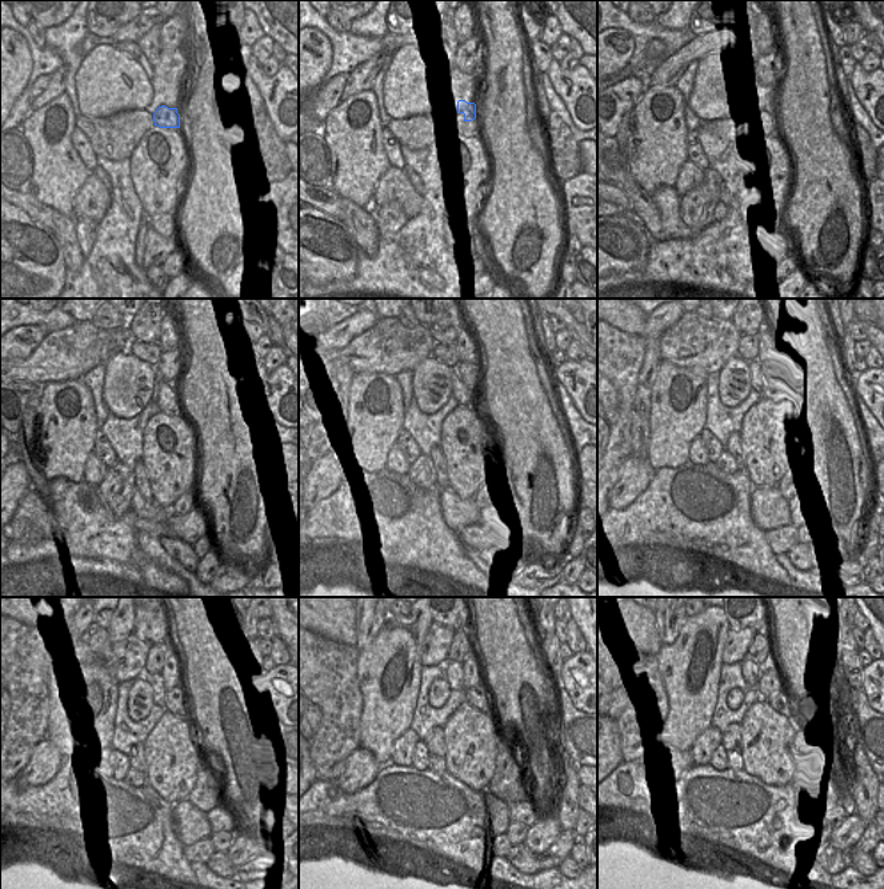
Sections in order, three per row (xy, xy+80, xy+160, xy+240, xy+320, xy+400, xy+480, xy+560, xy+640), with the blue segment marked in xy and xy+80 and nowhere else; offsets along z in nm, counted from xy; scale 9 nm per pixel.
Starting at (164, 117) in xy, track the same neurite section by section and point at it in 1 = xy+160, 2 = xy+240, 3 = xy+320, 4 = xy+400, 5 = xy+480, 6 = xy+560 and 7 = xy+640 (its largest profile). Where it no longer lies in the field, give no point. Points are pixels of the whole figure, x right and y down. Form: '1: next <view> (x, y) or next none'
1: next xy+160 (768, 104)
2: next xy+240 (168, 403)
3: next xy+320 (460, 392)
4: next xy+400 (755, 368)
5: next xy+480 (156, 680)
6: next xy+560 (452, 671)
7: next xy+640 (750, 669)

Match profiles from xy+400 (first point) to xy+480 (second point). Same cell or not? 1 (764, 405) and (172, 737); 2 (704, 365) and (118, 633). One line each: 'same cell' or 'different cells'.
1: same cell
2: different cells

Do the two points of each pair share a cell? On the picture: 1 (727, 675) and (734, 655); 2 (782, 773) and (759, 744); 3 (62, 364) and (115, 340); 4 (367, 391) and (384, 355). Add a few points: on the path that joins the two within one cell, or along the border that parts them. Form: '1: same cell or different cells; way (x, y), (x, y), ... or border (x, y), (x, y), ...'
1: different cells; border (740, 661), (723, 664)
2: same cell; way (776, 767), (766, 755), (766, 751)
3: same cell; way (75, 351), (83, 345), (102, 344)
4: different cells; border (355, 373), (391, 373), (394, 376)

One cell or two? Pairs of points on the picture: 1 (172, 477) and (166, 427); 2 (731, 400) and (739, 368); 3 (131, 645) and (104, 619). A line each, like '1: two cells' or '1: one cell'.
1: one cell
2: one cell
3: two cells

